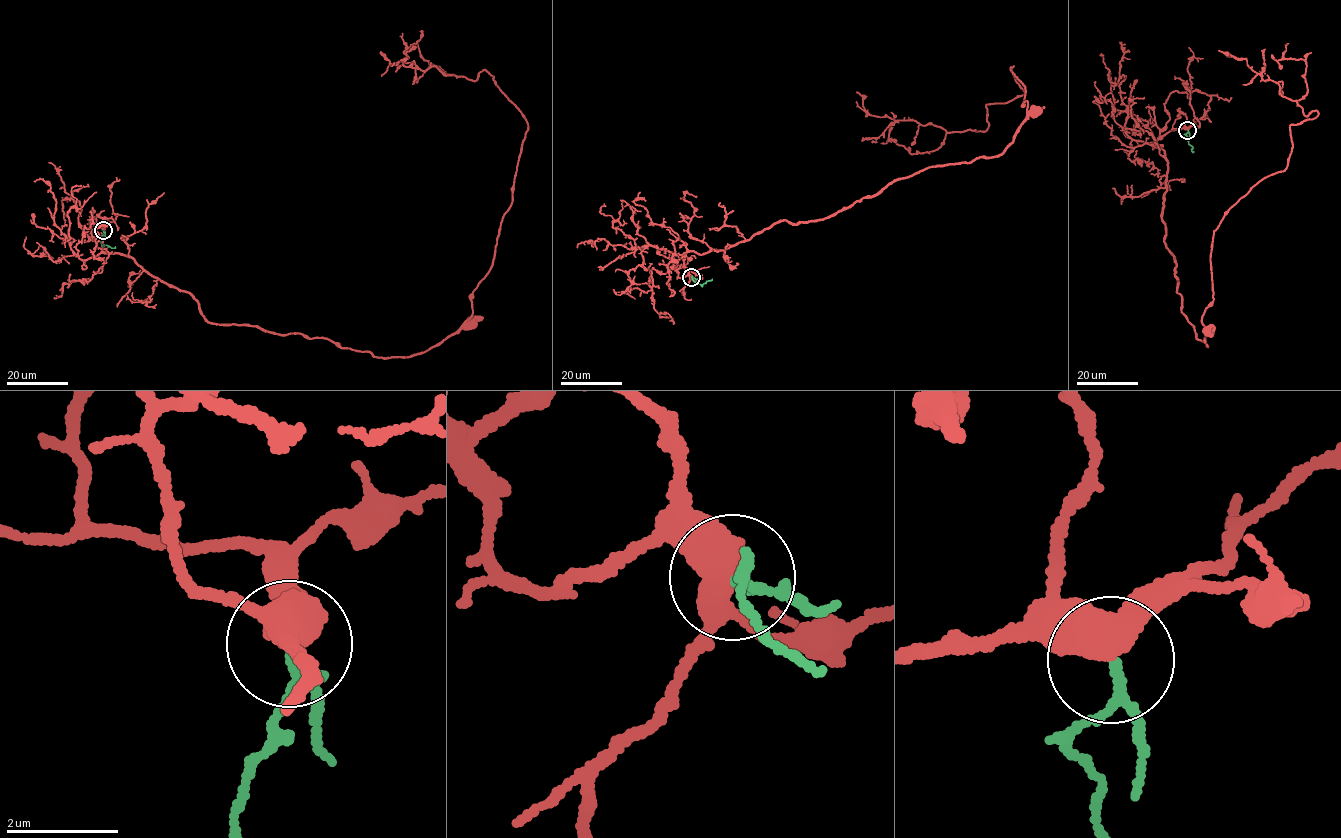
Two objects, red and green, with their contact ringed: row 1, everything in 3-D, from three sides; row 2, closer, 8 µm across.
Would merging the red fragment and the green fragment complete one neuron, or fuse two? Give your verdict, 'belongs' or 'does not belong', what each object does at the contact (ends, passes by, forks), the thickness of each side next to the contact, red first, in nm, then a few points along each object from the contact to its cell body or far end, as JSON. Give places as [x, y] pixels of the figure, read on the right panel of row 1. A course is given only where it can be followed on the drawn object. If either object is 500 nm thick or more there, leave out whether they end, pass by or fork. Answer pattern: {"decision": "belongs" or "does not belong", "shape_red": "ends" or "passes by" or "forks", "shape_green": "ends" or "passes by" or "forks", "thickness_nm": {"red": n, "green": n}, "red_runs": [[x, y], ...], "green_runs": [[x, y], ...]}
{"decision": "belongs", "thickness_nm": {"red": 500, "green": 130}, "red_runs": [[1187, 129], [1173, 129], [1154, 144], [1169, 167], [1162, 218], [1177, 264], [1181, 311], [1208, 347], [1209, 329]], "green_runs": [[1187, 129], [1187, 140], [1193, 151]]}

